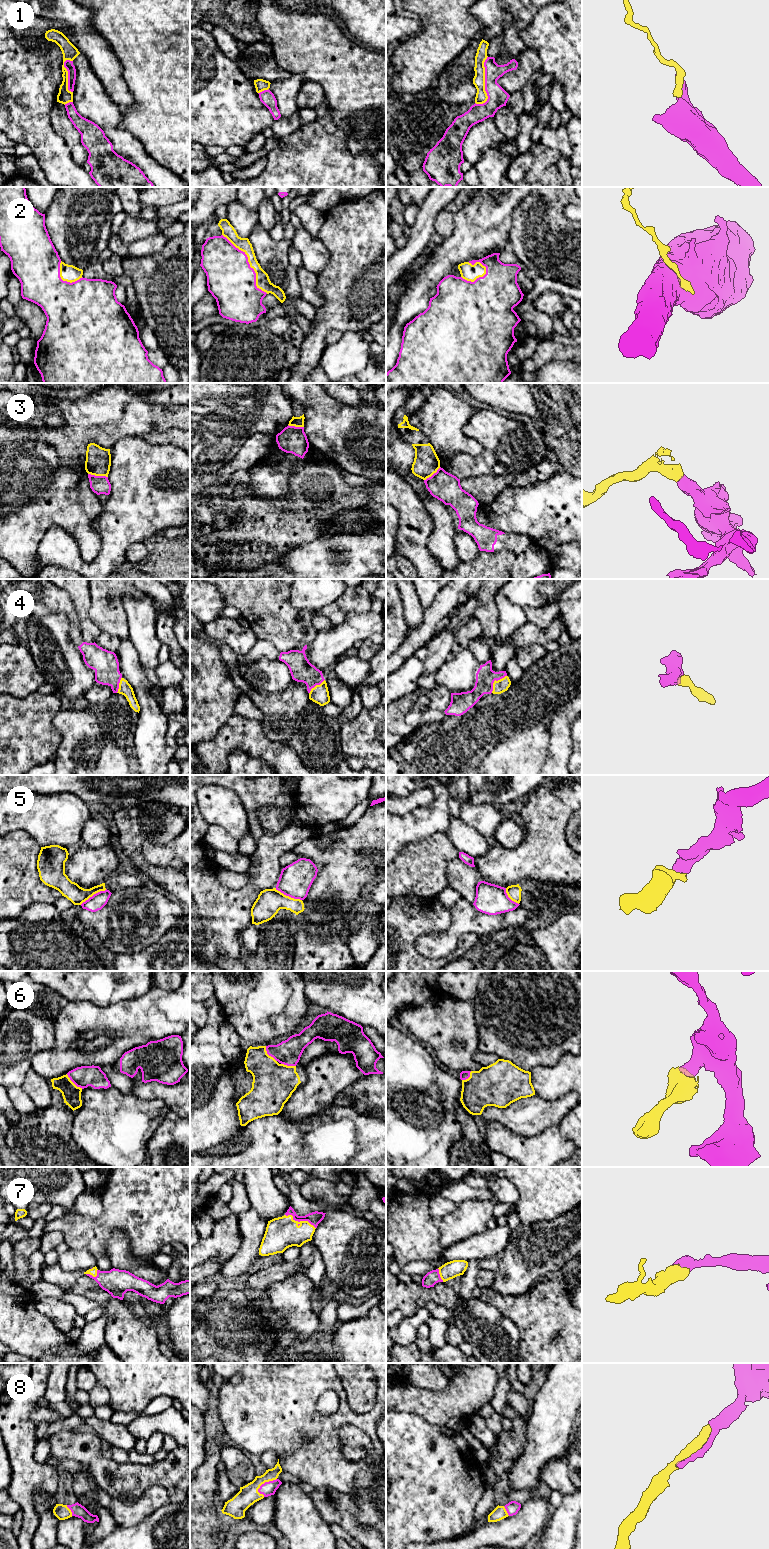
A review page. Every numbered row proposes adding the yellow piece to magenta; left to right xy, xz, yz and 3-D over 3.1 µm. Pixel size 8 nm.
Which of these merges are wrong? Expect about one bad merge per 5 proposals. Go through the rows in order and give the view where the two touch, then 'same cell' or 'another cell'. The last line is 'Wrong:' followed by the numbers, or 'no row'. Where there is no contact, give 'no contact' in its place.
1: yz | another cell
2: xz | same cell
3: xy | another cell
4: yz | same cell
5: xz | another cell
6: xy | same cell
7: xz | same cell
8: xz | same cell
Wrong: 1, 3, 5

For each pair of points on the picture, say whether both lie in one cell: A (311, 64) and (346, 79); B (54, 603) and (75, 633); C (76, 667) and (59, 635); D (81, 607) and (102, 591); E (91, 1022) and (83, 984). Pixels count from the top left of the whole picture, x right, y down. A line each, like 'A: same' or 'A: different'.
A: same
B: same
C: same
D: different
E: different

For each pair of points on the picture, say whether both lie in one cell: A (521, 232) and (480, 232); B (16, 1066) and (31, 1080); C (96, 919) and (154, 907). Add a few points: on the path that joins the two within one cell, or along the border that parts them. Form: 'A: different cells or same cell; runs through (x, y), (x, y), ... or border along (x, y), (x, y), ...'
A: different cells; border along (515, 209), (513, 224), (510, 229), (509, 248)
B: different cells; border along (30, 1068), (24, 1082), (20, 1086)
C: same cell; runs through (110, 916), (115, 916), (118, 913), (140, 913)

